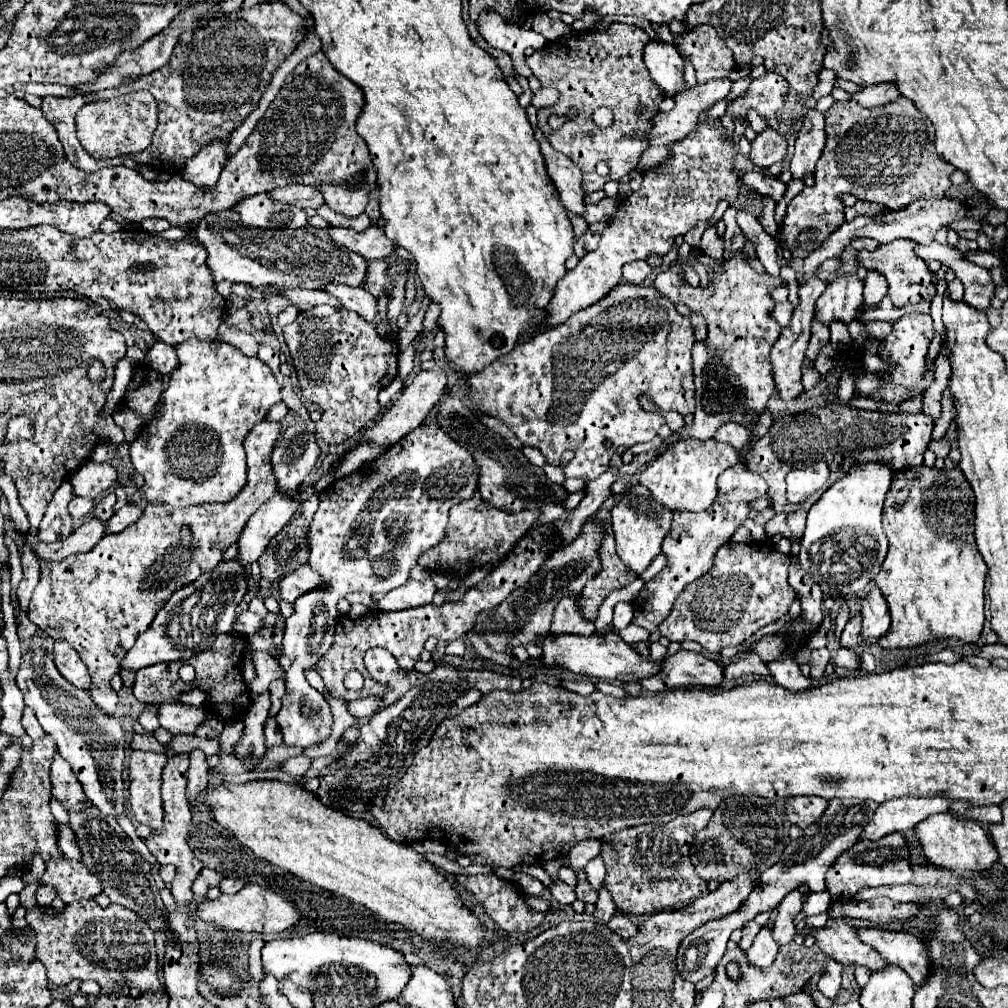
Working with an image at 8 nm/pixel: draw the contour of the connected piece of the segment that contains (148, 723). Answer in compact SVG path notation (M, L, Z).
M158 704L144 708L144 720L140 720L140 724L144 726L146 734L152 734L160 726L158 724Z

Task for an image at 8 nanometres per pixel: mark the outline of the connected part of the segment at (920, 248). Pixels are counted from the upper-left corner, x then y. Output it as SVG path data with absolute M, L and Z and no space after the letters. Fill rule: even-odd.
M932 242L930 246L916 244L914 252L922 260L938 260L942 266L950 268L956 278L964 284L964 302L976 310L986 310L990 306L990 298L994 294L994 284L986 268L976 266L974 262L966 260L966 256L958 248L942 246Z

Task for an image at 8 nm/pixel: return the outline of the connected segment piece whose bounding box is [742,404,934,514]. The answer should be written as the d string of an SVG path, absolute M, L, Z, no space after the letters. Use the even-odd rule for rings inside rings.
M828 404L824 408L814 406L808 412L788 414L778 418L770 432L756 440L748 454L742 458L752 472L760 474L768 482L768 492L774 502L776 512L794 512L794 510L810 510L814 500L806 500L804 504L790 504L786 500L786 474L798 466L808 466L810 462L826 460L830 466L830 482L840 480L852 464L862 462L886 462L894 470L908 470L920 466L924 460L924 452L932 440L934 420L922 412L870 412L856 410L842 404Z

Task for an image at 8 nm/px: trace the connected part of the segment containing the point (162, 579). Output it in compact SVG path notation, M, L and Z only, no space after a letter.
M262 420L246 436L246 456L248 456L248 482L242 492L226 504L202 504L194 508L166 508L166 506L146 506L142 516L118 534L104 536L90 552L68 556L62 562L40 562L40 582L32 594L28 606L28 620L40 630L48 632L54 640L66 640L78 650L80 660L86 664L92 676L92 696L114 696L114 700L94 700L104 712L114 714L118 696L110 686L114 674L120 672L122 656L134 646L138 634L146 632L152 624L156 612L166 604L174 590L194 582L202 572L212 570L220 560L222 552L238 542L246 520L278 490L278 480L274 480L270 452L280 438L280 422Z

